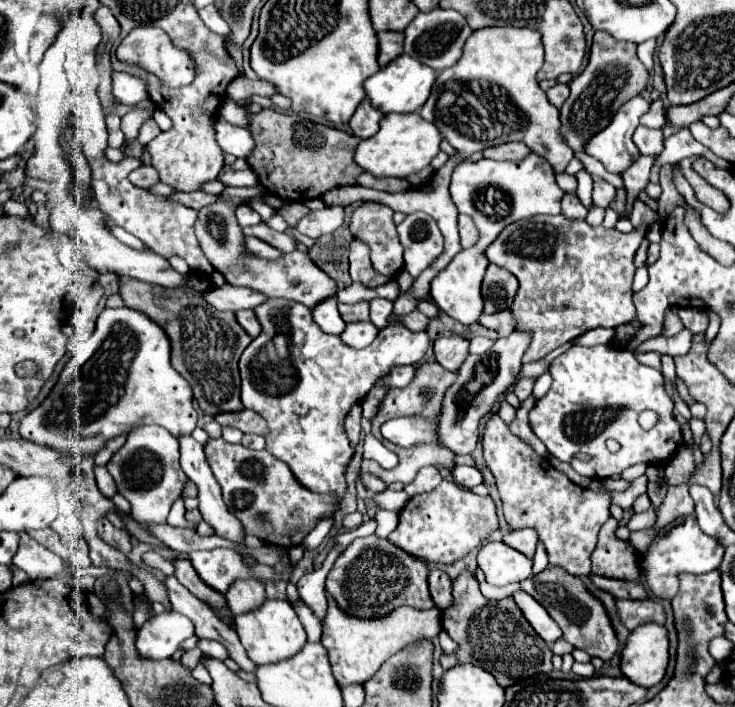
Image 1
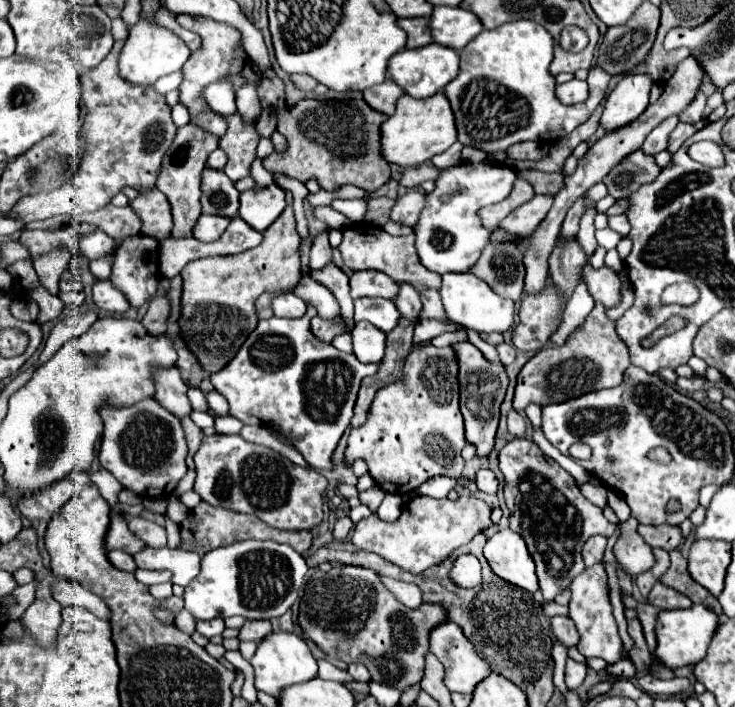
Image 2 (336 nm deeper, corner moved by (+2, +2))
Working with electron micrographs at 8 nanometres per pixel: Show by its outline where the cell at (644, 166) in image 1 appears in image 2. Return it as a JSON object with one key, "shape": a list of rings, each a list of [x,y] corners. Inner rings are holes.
{"shape":[[[674,115],[674,117],[668,117],[666,121],[662,121],[662,125],[658,125],[658,127],[646,137],[642,149],[646,149],[646,153],[660,153],[660,151],[664,151],[666,145],[668,145],[668,137],[670,137],[670,133],[674,131],[676,123],[678,123],[678,117],[676,117],[676,115]]]}

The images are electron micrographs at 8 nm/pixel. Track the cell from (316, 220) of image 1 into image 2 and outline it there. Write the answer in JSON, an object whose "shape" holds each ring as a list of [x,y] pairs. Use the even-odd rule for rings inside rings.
{"shape":[[[320,233],[312,241],[310,249],[310,269],[324,269],[332,263],[332,247],[328,243],[328,233]]]}

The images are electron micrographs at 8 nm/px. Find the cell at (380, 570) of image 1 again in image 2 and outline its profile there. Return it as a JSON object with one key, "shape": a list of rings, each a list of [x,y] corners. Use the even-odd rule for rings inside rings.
{"shape":[[[334,565],[328,573],[316,571],[306,583],[298,623],[304,635],[330,657],[344,663],[360,661],[368,667],[374,681],[404,691],[420,683],[424,675],[430,631],[448,621],[448,613],[440,605],[422,603],[421,608],[417,612],[406,609],[370,569]]]}

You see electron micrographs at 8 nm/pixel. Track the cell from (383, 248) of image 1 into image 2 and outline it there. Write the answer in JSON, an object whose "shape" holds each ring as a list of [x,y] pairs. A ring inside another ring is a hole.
{"shape":[[[408,191],[404,197],[398,197],[390,219],[402,225],[416,225],[418,217],[426,205],[426,195],[418,191]]]}

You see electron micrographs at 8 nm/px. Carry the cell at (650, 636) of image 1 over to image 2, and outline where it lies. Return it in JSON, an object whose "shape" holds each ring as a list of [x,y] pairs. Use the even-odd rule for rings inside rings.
{"shape":[[[692,605],[688,609],[676,609],[676,611],[662,611],[658,615],[656,623],[656,657],[670,669],[684,667],[684,665],[696,665],[706,657],[706,649],[718,629],[718,615],[704,605]]]}

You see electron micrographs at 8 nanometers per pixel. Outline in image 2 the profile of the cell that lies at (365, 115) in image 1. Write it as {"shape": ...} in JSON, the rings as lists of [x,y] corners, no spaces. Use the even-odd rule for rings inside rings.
{"shape":[[[386,79],[384,83],[380,85],[374,85],[370,89],[364,91],[364,99],[370,107],[378,109],[380,113],[386,113],[386,115],[392,115],[394,109],[396,109],[396,101],[404,95],[404,91],[394,85],[392,79]]]}

